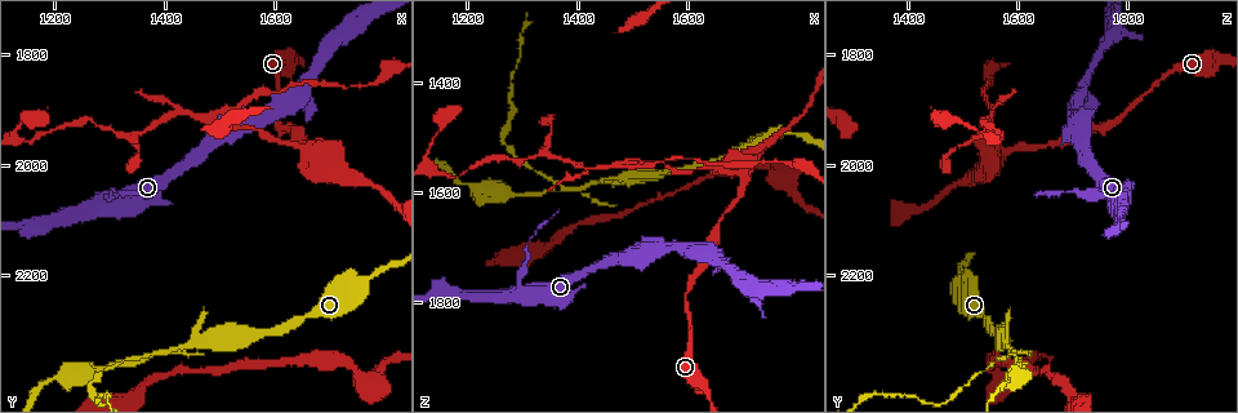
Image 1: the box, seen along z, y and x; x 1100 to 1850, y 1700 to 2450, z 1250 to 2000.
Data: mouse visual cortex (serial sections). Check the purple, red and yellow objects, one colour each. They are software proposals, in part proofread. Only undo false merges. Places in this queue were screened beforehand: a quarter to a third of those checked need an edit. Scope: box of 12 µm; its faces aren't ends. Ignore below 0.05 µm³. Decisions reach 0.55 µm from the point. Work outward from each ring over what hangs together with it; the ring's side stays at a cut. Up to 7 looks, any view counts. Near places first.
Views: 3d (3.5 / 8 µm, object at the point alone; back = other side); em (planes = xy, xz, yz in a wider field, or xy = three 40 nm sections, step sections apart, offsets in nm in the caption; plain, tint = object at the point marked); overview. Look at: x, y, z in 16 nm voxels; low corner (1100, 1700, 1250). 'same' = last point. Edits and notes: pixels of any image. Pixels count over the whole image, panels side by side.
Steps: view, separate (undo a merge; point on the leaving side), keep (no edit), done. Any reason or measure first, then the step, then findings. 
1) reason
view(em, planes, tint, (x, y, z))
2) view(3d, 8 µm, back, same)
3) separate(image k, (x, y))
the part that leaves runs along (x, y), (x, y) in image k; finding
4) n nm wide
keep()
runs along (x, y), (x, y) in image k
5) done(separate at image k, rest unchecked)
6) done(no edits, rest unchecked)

side arm on a straight run
view(3d, 8 µm, (1385, 2340, 1595))

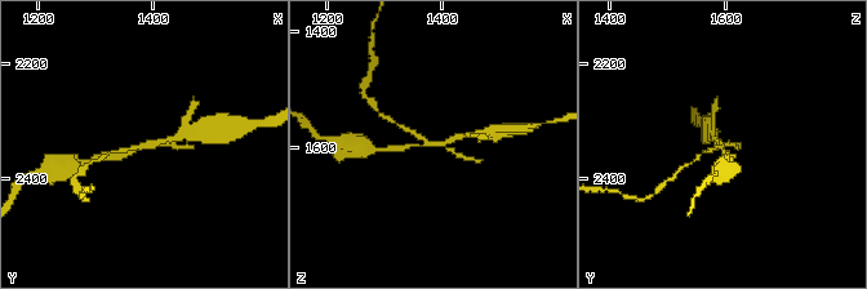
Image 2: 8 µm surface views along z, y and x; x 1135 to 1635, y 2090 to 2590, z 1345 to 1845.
zoom in
view(3d, 3.5 µm, (1385, 2345, 1595))

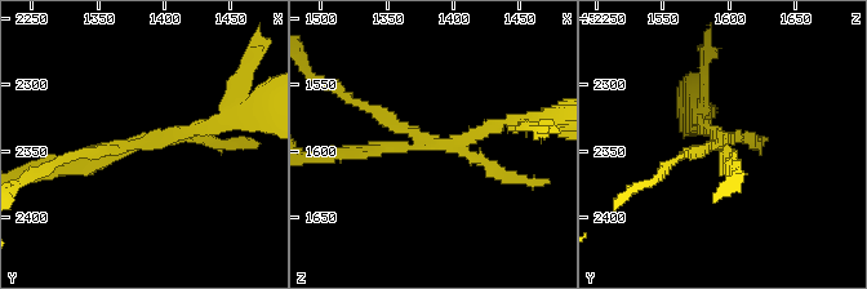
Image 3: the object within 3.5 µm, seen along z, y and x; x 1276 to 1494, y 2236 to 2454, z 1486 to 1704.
shape alone is not enough
view(em, xy, step 5, tint, (1384, 2342, 1594))

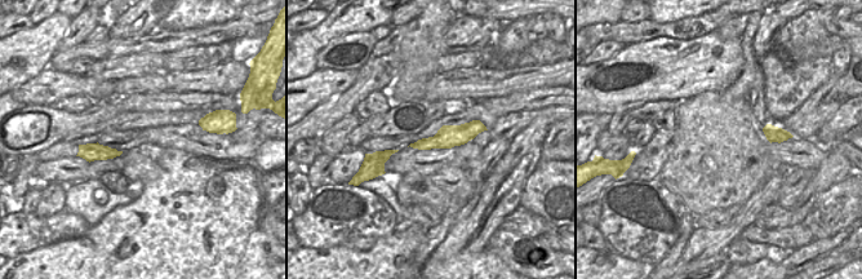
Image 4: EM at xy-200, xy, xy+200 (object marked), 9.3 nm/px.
separate(image 3, (378, 115))
the part that leaves runs along (427, 139), (364, 110), (324, 83) in image 3; two cells meet here

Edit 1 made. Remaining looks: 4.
three arms meet
view(3d, 3.5 µm, back, (1705, 1980, 1565))

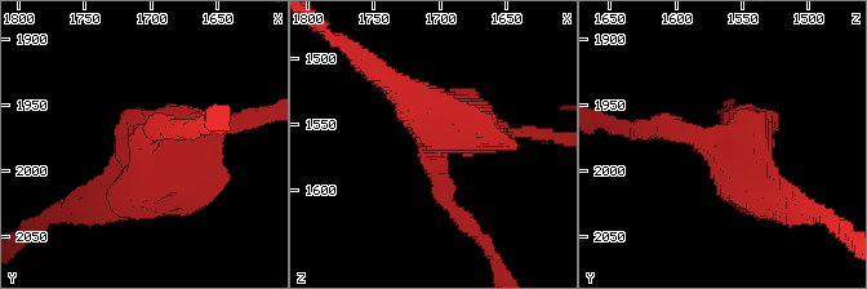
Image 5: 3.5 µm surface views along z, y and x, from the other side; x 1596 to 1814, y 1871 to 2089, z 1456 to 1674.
need the tissue
view(em, planes, tint, (1704, 1982, 1564))

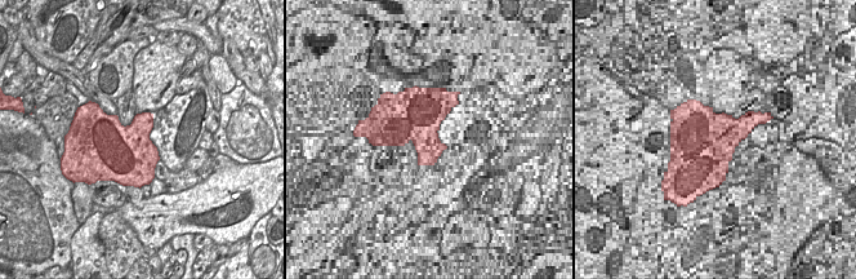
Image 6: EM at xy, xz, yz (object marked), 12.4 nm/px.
keep()
runs along (445, 199), (453, 125), (525, 133) in image 5; continuous, no second cell

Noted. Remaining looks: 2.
view(3d, 8 µm, (1490, 1920, 1550))

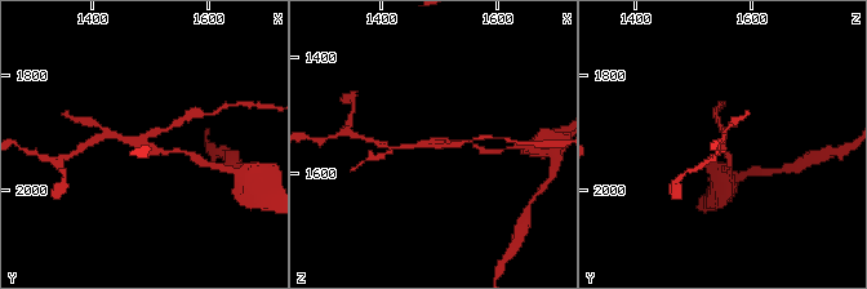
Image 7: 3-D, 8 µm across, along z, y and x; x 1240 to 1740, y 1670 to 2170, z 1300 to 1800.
3 arms; arms of 150, 150, 150 nm
view(em, xy, step 5, tint, (1490, 1925, 1545))

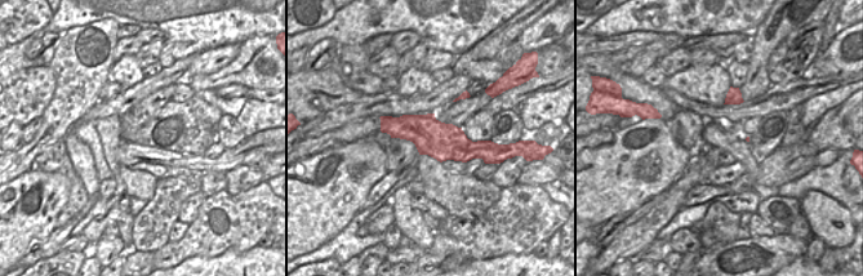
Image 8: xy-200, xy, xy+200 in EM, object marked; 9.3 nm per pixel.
separate(image 7, (83, 146))
the part that leaves runs along (124, 139), (103, 136), (75, 152) in image 7; a second cell is stuck on

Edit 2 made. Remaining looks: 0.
done(separate at image 3, separate at image 7, rest unchecked)

